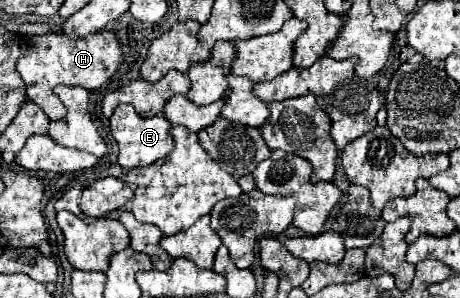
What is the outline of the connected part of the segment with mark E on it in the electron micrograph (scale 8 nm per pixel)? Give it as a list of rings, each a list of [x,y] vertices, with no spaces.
[[[120,105],[114,115],[110,117],[110,131],[114,139],[118,141],[120,155],[118,155],[118,165],[126,171],[142,165],[152,165],[154,161],[166,157],[174,149],[174,139],[170,135],[172,123],[166,117],[140,117],[136,115],[132,105]]]

